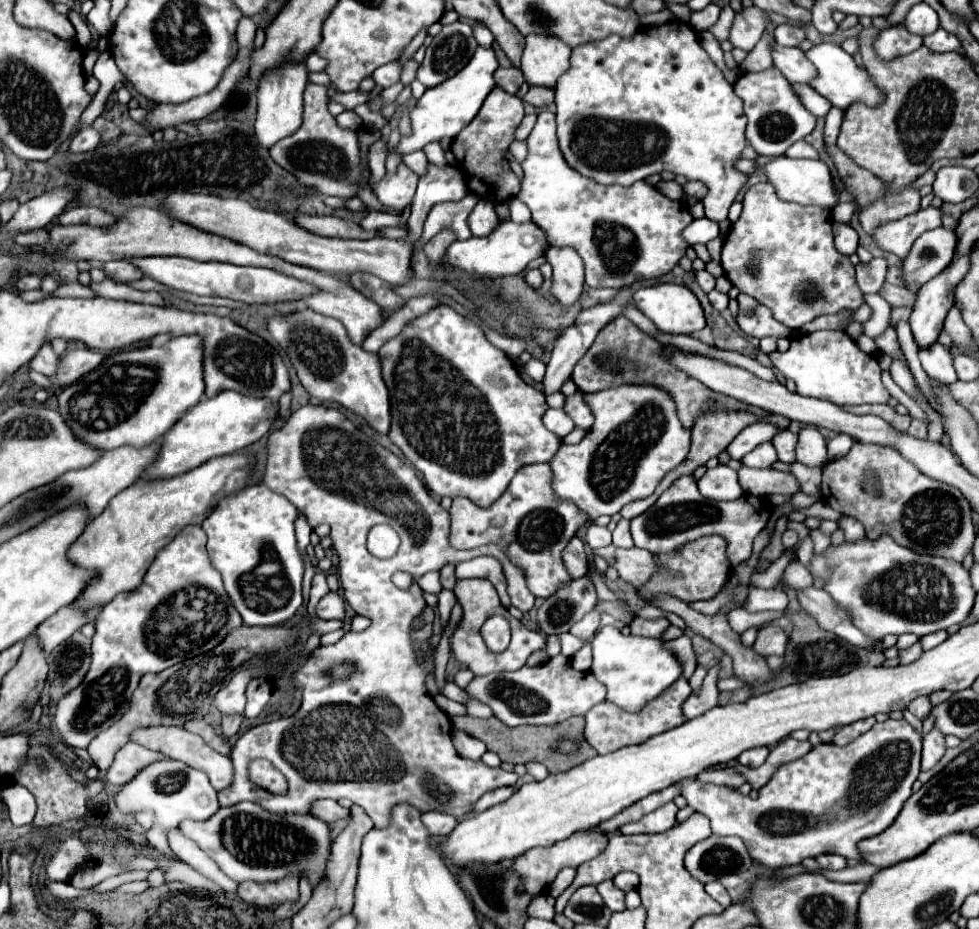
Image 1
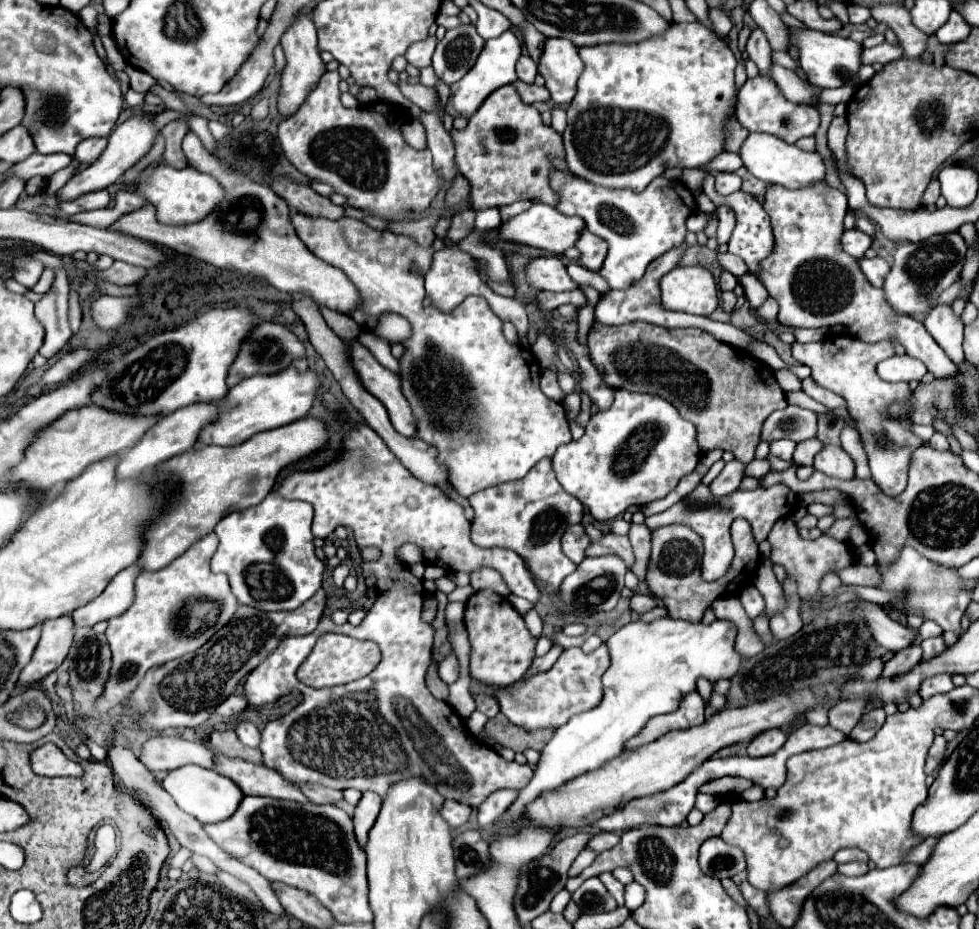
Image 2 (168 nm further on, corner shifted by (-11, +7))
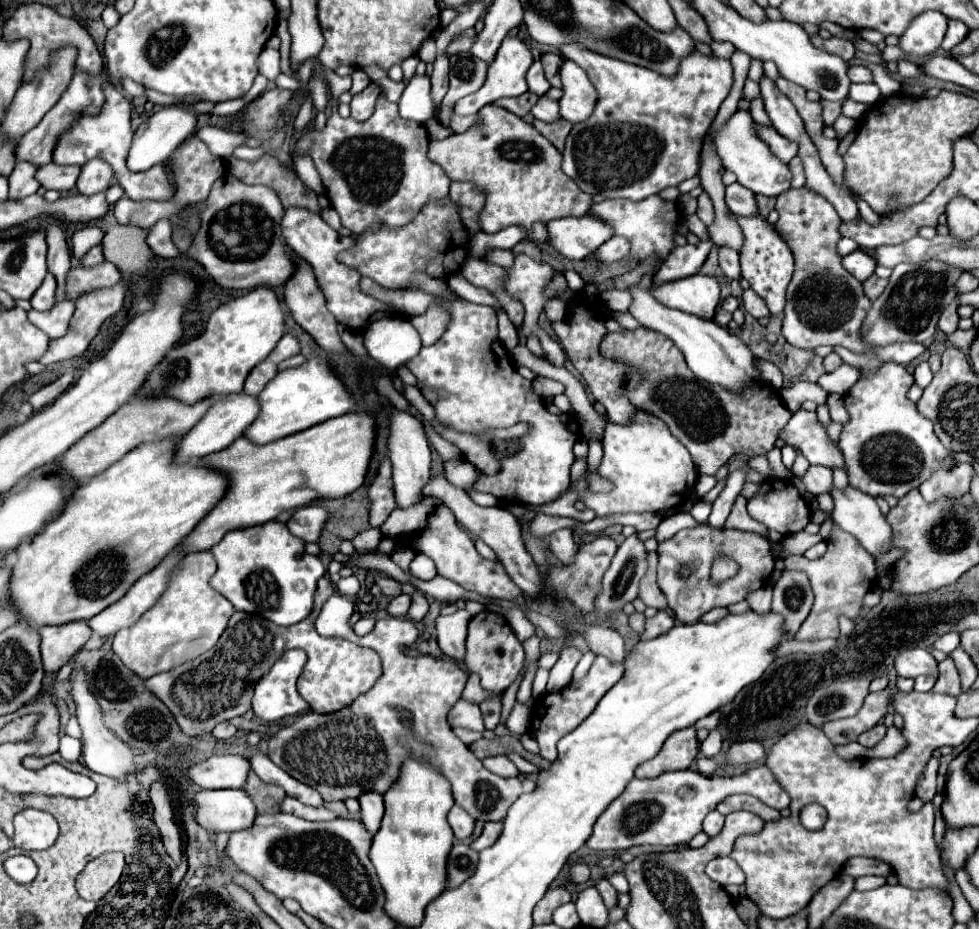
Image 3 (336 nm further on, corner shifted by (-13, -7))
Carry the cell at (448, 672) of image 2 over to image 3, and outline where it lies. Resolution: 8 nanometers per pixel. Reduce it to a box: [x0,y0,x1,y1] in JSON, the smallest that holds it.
[435,610,471,660]

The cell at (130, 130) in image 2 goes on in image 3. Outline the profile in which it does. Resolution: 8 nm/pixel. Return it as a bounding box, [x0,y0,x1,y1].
[127,104,197,172]

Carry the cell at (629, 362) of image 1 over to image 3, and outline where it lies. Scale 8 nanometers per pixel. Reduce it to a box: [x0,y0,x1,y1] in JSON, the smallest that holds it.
[601,330,791,474]

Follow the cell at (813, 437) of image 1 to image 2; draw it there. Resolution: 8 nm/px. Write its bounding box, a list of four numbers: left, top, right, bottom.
[813,444,855,480]

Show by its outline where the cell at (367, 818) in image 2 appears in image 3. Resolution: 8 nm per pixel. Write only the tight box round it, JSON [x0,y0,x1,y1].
[359,792,383,832]

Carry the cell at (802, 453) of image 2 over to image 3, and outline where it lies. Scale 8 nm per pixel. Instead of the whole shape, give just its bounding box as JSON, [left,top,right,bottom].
[801,466,833,496]

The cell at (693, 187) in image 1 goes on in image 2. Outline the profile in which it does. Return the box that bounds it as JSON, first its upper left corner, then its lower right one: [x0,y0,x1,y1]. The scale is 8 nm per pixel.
[715,172,741,196]

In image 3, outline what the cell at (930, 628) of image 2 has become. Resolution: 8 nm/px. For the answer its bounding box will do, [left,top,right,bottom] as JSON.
[933,632,959,656]

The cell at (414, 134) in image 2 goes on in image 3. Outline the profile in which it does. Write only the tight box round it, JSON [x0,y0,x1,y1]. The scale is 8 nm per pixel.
[429,104,593,234]

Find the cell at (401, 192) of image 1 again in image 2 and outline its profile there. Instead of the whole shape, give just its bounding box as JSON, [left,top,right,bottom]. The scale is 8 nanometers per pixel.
[277,72,441,218]

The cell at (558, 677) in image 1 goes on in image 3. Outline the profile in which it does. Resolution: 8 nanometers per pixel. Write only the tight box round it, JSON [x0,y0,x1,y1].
[531,656,625,762]

